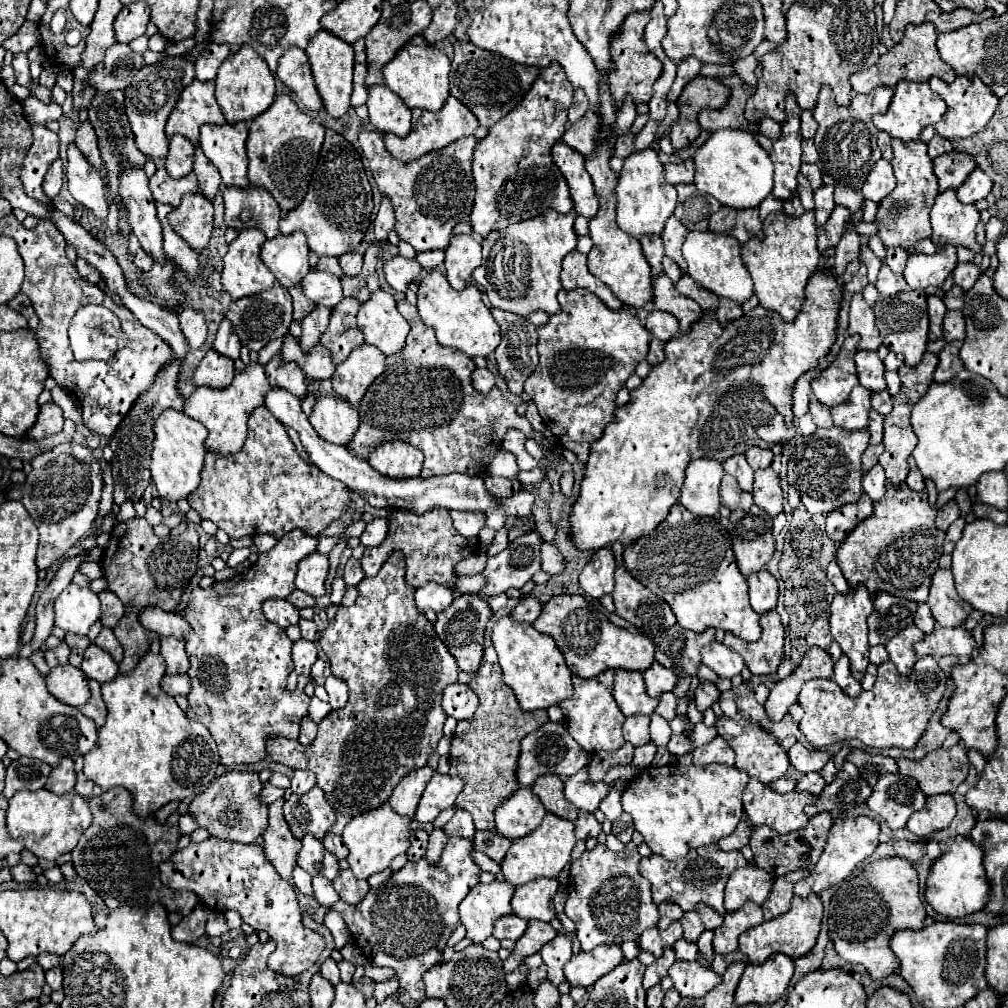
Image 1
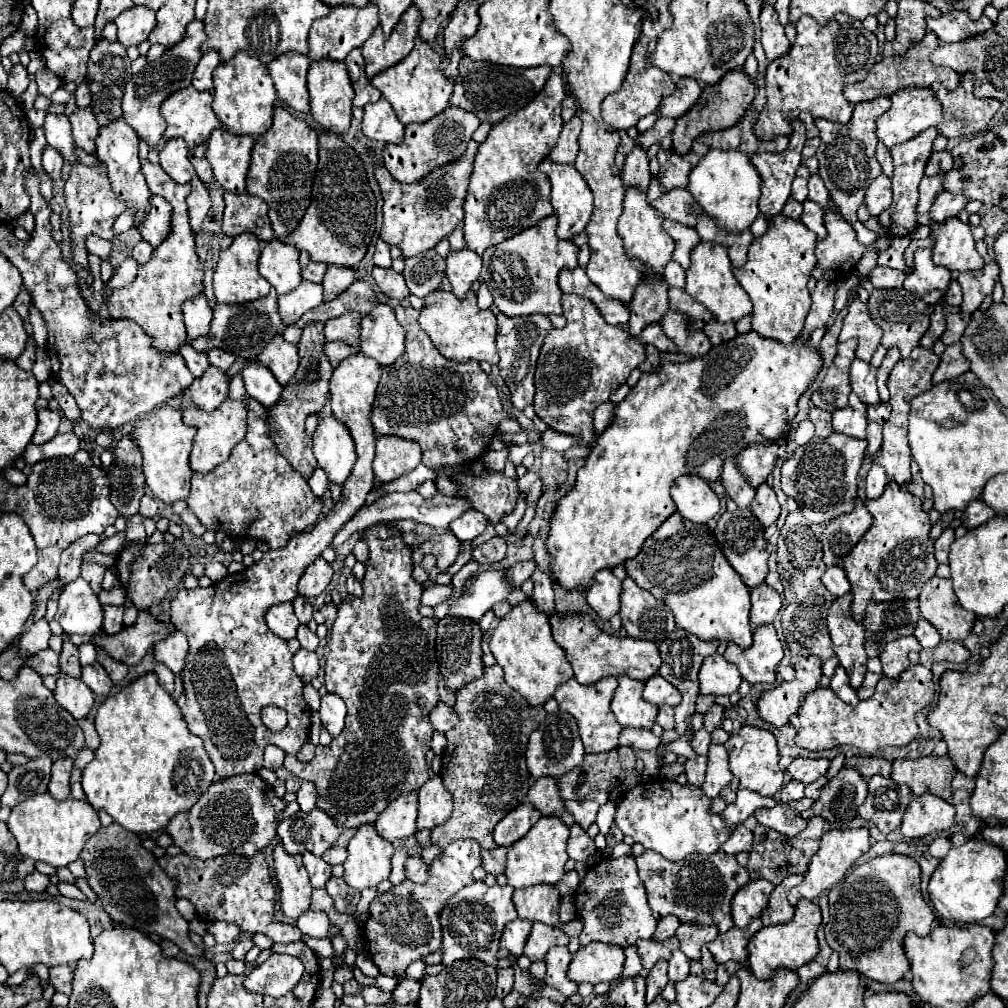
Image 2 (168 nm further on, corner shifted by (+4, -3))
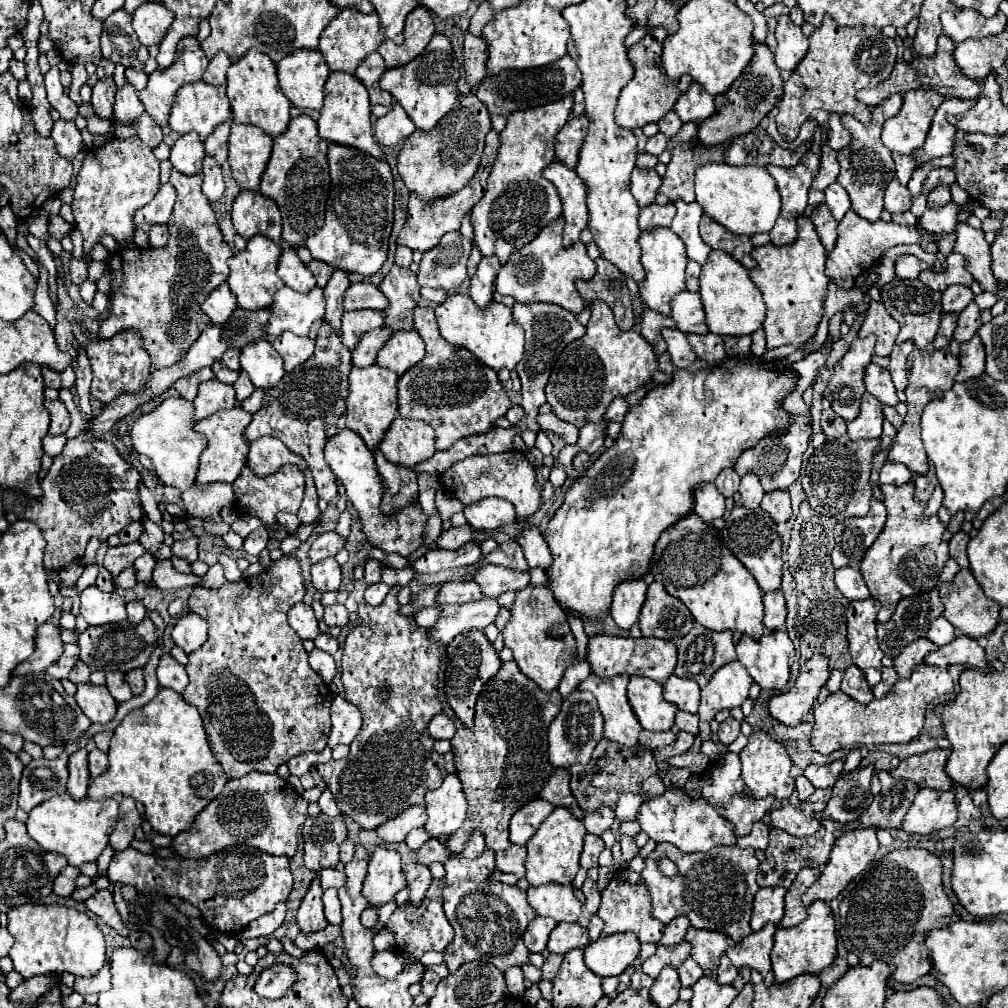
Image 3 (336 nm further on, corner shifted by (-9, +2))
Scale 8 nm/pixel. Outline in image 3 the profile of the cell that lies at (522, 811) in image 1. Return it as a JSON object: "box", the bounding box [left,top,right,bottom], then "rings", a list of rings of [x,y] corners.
{"box":[509,799,553,845],"rings":[[[535,799],[535,801],[529,801],[529,805],[523,805],[513,815],[513,821],[511,821],[511,835],[509,835],[511,843],[525,845],[551,811],[553,811],[553,805],[549,805],[549,801],[543,801],[543,799]]]}

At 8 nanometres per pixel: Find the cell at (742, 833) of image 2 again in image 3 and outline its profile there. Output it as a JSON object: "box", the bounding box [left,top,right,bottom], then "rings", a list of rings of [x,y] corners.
{"box":[737,821,769,849],"rings":[[[757,821],[749,835],[737,839],[739,847],[753,847],[753,849],[765,849],[767,843],[769,843],[769,825],[763,821]]]}

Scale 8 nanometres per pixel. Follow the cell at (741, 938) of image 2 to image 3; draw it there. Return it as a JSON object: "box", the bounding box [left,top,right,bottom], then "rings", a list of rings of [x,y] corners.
{"box":[725,923,777,985],"rings":[[[767,923],[763,929],[749,933],[737,945],[733,945],[733,947],[729,947],[725,951],[725,955],[731,959],[731,963],[735,967],[757,969],[763,975],[765,985],[773,983],[769,953],[771,953],[771,947],[773,947],[773,933],[775,933],[775,929],[777,927],[773,923]]]}

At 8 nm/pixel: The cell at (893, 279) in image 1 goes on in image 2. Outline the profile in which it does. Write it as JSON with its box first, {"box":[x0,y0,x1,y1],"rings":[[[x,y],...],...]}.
{"box":[870,266,906,288],"rings":[[[876,266],[870,274],[870,282],[874,288],[900,288],[904,282],[906,274],[888,266]]]}

